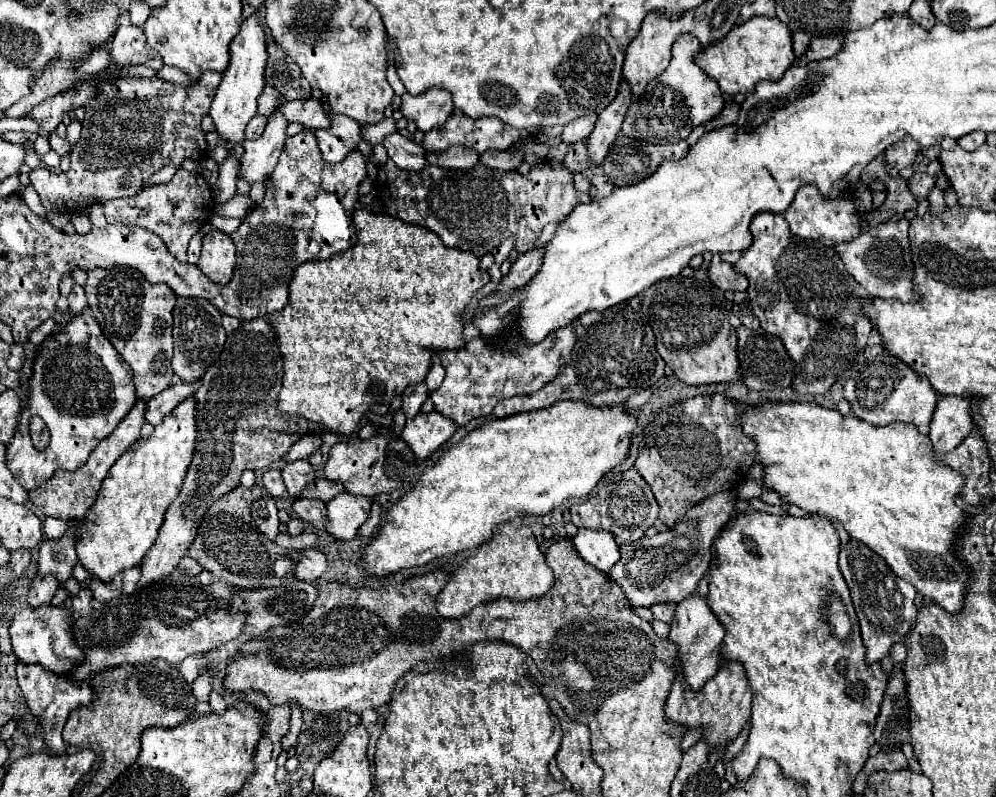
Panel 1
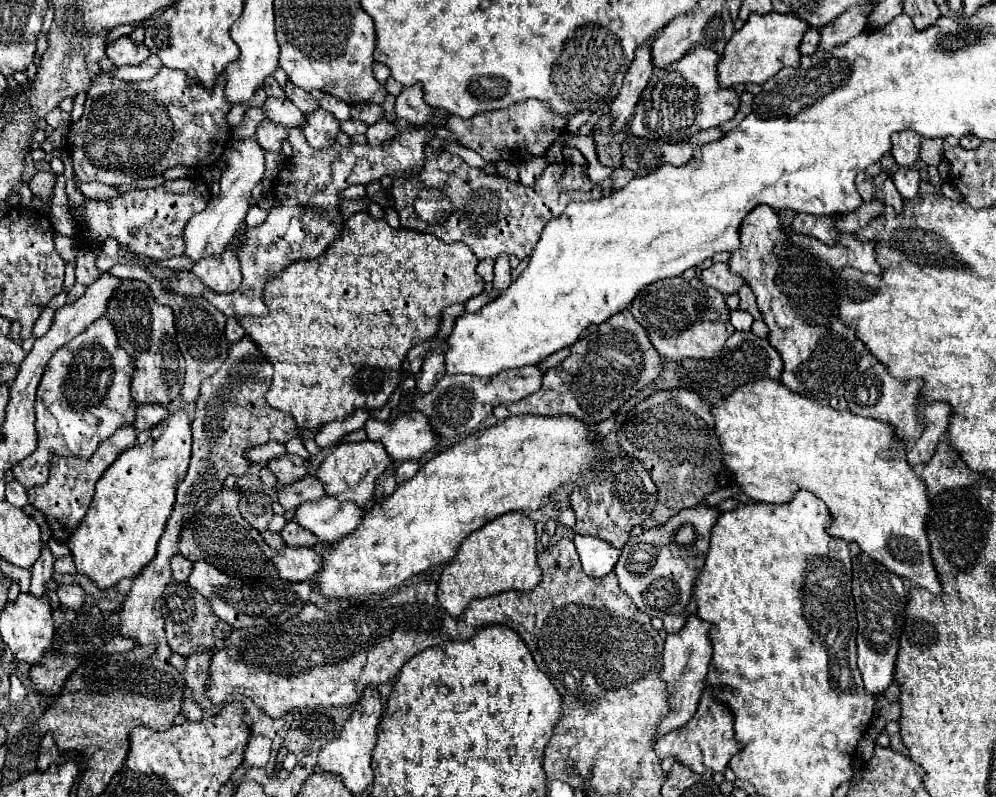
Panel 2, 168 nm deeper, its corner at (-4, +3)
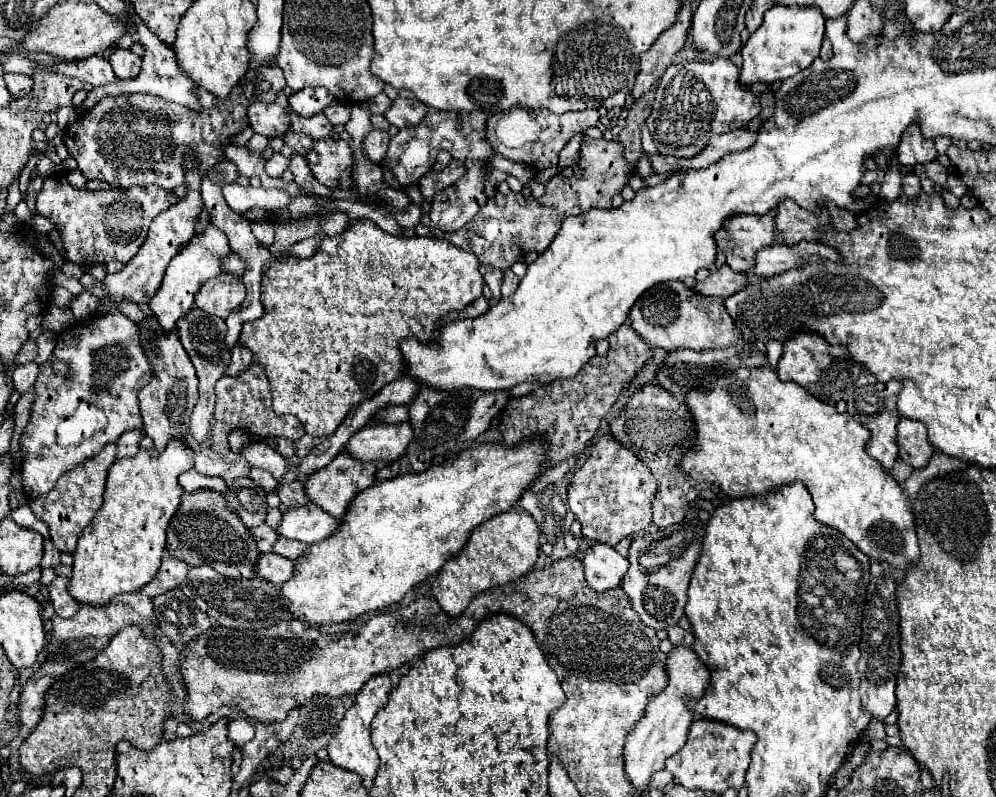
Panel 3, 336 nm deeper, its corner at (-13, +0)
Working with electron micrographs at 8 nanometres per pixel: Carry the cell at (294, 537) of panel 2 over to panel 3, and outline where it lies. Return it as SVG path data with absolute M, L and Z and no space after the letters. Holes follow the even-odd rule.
M276 539L274 545L272 545L272 553L278 553L286 559L298 559L300 555L304 555L308 549L306 543L298 543L298 541L292 541L292 539Z

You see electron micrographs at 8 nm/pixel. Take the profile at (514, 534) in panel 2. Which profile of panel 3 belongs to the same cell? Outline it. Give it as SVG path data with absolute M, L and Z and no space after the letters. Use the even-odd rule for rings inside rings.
M518 505L478 525L470 533L466 547L460 553L456 553L452 559L448 559L444 567L438 571L436 579L432 581L430 589L438 605L448 615L456 617L468 607L474 595L494 585L506 585L510 581L524 577L528 571L532 571L538 559L538 537L540 537L540 531L532 515Z

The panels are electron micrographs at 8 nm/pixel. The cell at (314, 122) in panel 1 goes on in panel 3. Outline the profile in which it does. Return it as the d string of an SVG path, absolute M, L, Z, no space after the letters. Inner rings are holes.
M284 95L284 103L282 101L274 101L270 105L264 103L252 103L248 107L248 121L254 133L264 135L268 139L284 135L286 127L288 127L288 119L286 119L286 95Z

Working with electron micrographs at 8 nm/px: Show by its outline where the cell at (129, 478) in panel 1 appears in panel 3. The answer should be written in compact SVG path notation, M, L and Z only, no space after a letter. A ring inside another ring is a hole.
M174 439L158 457L150 459L148 451L138 451L132 459L116 461L108 469L104 503L94 515L90 527L80 533L74 551L70 595L82 605L104 605L114 595L134 593L150 583L160 567L166 545L166 523L178 509L182 487L178 475L192 469L194 451Z

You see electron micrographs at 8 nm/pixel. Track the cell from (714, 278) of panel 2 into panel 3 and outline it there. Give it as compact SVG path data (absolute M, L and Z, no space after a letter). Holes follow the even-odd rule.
M722 265L714 273L710 273L702 283L696 283L692 289L698 295L712 295L712 297L726 299L734 291L740 291L746 283L748 283L746 275L732 271L728 265Z

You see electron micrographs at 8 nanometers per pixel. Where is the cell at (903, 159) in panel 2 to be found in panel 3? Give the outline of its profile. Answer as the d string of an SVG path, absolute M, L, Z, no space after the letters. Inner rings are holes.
M918 123L910 125L898 145L898 163L912 167L916 163L928 163L934 159L936 159L936 149L932 139L922 137Z

